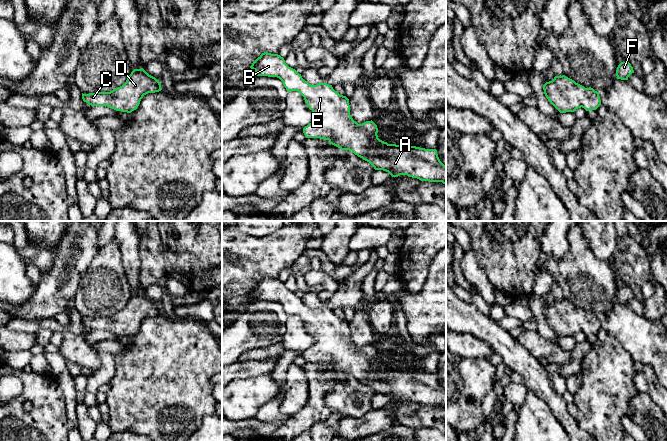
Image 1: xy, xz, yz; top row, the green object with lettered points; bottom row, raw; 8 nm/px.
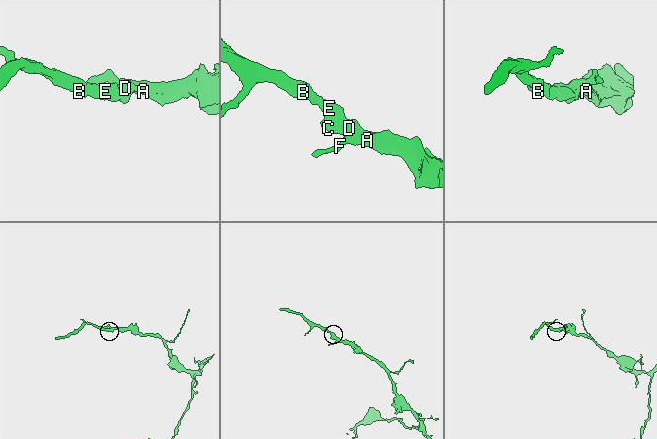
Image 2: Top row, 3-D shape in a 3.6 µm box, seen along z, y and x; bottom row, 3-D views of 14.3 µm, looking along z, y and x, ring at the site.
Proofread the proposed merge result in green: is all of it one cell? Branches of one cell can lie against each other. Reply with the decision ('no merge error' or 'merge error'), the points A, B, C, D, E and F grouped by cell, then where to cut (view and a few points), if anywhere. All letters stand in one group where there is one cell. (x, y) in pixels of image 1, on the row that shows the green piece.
no merge error; groups A B C D E F; cut none

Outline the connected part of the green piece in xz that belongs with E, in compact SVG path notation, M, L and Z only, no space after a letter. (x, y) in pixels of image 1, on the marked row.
M268 52L262 53L250 66L257 76L277 77L288 92L298 91L309 109L314 113L314 120L303 128L306 138L320 138L329 141L341 150L352 151L355 155L369 162L375 170L388 172L392 177L407 175L421 181L442 182L446 185L446 166L440 161L436 149L416 146L388 144L378 138L377 125L371 120L358 124L350 115L349 99L336 92L332 85L318 83L311 85L301 74L289 67L283 57Z

